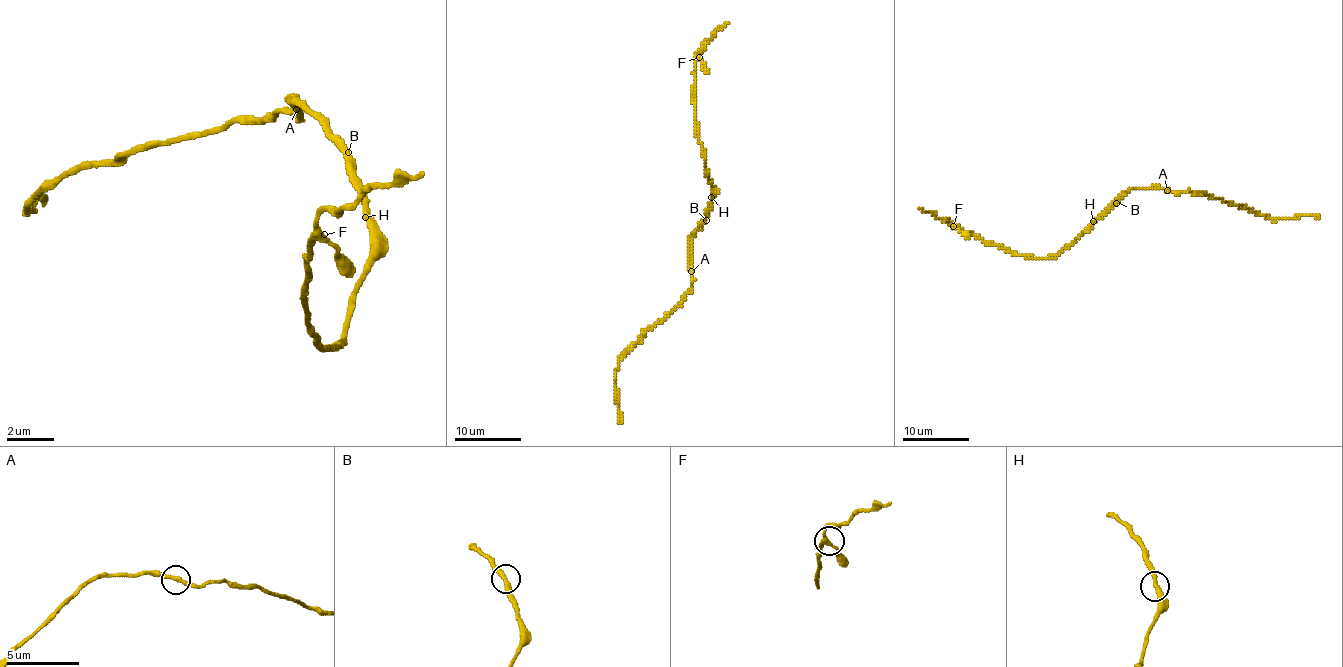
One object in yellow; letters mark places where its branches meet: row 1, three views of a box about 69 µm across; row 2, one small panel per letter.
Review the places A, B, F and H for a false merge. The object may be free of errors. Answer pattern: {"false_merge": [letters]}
{"false_merge": []}

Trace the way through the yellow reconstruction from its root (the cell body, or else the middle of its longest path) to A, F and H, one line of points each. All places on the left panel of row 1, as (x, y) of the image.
A: (342, 146), (295, 99), (295, 111)
F: (342, 146), (371, 228), (371, 264), (336, 346), (306, 328), (306, 246), (324, 234)
H: (342, 146), (342, 152), (348, 158), (348, 170), (353, 175), (353, 187), (365, 205), (365, 217)

